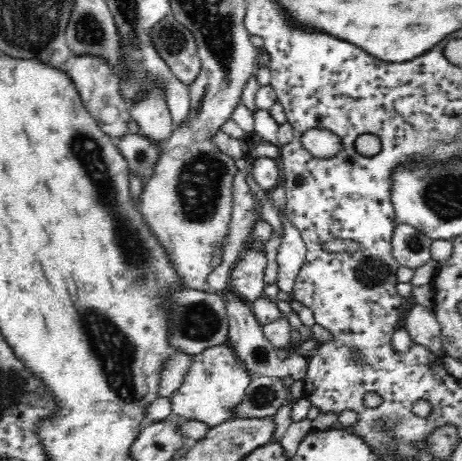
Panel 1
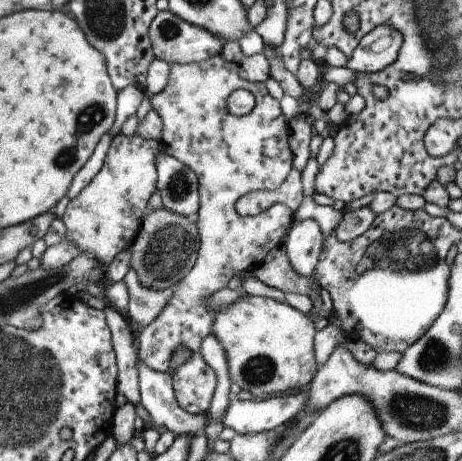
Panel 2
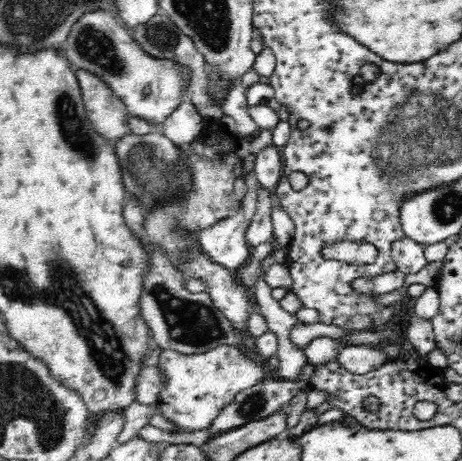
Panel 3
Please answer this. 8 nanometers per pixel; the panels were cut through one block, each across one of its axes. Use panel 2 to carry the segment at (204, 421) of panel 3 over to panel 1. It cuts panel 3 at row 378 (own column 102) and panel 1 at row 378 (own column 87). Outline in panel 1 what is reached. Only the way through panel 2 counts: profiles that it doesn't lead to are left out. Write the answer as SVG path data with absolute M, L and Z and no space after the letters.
M230 344L212 346L198 356L192 356L192 362L186 368L186 376L180 388L168 396L170 406L172 406L172 416L174 418L180 416L184 420L200 420L208 426L208 430L214 426L220 426L236 416L234 410L244 400L246 390L252 384L252 380L254 376L238 360Z

